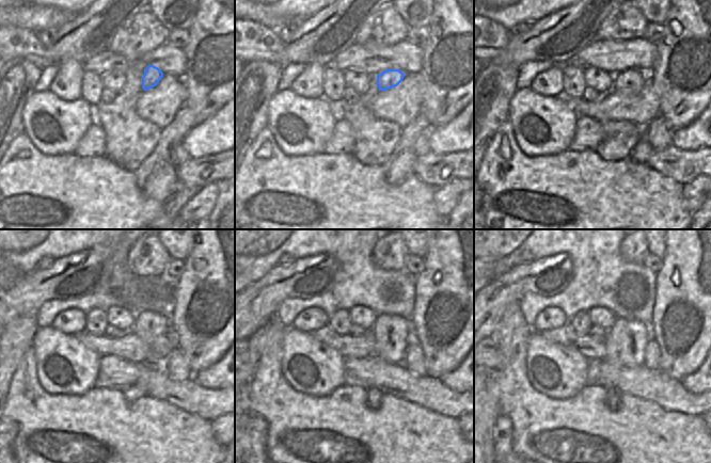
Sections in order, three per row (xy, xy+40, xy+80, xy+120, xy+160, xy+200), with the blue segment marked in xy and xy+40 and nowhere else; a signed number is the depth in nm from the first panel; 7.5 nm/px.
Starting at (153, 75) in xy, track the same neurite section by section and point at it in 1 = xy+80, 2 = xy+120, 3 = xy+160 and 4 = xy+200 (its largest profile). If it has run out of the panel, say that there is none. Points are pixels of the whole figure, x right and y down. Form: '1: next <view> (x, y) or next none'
1: next xy+80 (634, 80)
2: next xy+120 (149, 324)
3: next xy+160 (392, 333)
4: next xy+200 (626, 341)

